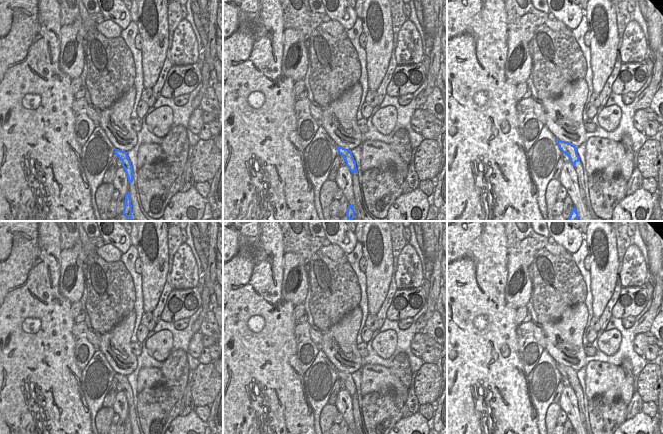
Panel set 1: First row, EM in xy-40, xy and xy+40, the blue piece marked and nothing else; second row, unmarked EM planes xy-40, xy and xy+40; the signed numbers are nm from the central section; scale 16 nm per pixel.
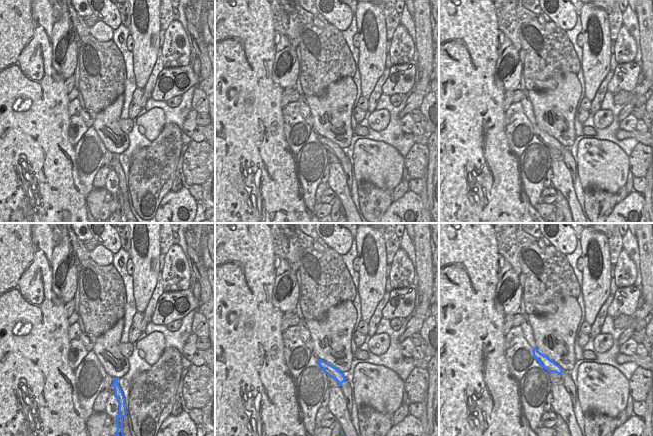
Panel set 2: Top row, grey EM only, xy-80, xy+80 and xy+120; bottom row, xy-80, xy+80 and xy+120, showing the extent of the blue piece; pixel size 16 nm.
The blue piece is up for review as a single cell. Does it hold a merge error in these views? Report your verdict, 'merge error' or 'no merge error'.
merge error

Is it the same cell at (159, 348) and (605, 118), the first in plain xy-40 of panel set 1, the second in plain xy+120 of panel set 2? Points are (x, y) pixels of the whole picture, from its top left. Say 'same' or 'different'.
same

